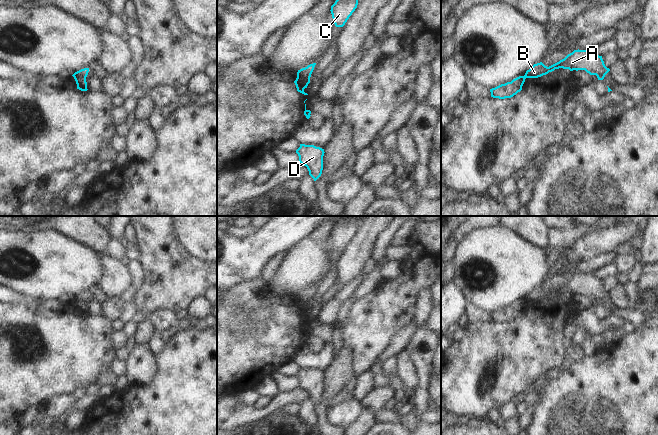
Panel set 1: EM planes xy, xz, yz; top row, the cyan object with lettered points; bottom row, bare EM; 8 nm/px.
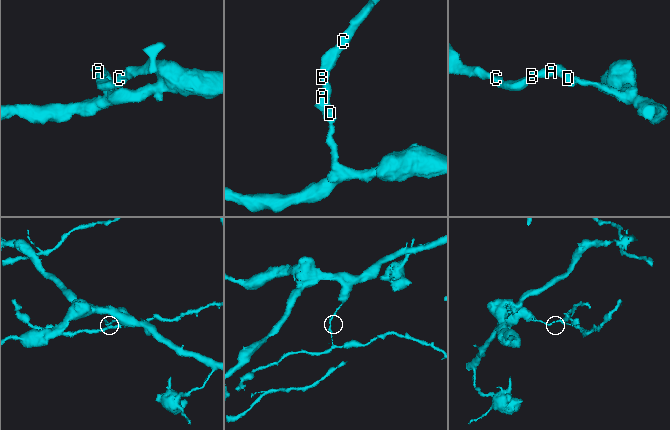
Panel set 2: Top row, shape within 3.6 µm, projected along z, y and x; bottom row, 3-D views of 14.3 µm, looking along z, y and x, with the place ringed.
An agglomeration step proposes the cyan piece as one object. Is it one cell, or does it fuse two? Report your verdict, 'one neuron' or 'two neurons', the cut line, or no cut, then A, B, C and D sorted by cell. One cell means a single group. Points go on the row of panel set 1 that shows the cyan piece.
two neurons | xz (310, 74), (297, 76) | A B D / C

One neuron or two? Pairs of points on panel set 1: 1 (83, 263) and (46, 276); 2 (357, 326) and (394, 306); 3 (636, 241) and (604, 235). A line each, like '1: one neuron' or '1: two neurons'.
1: one neuron
2: one neuron
3: two neurons

